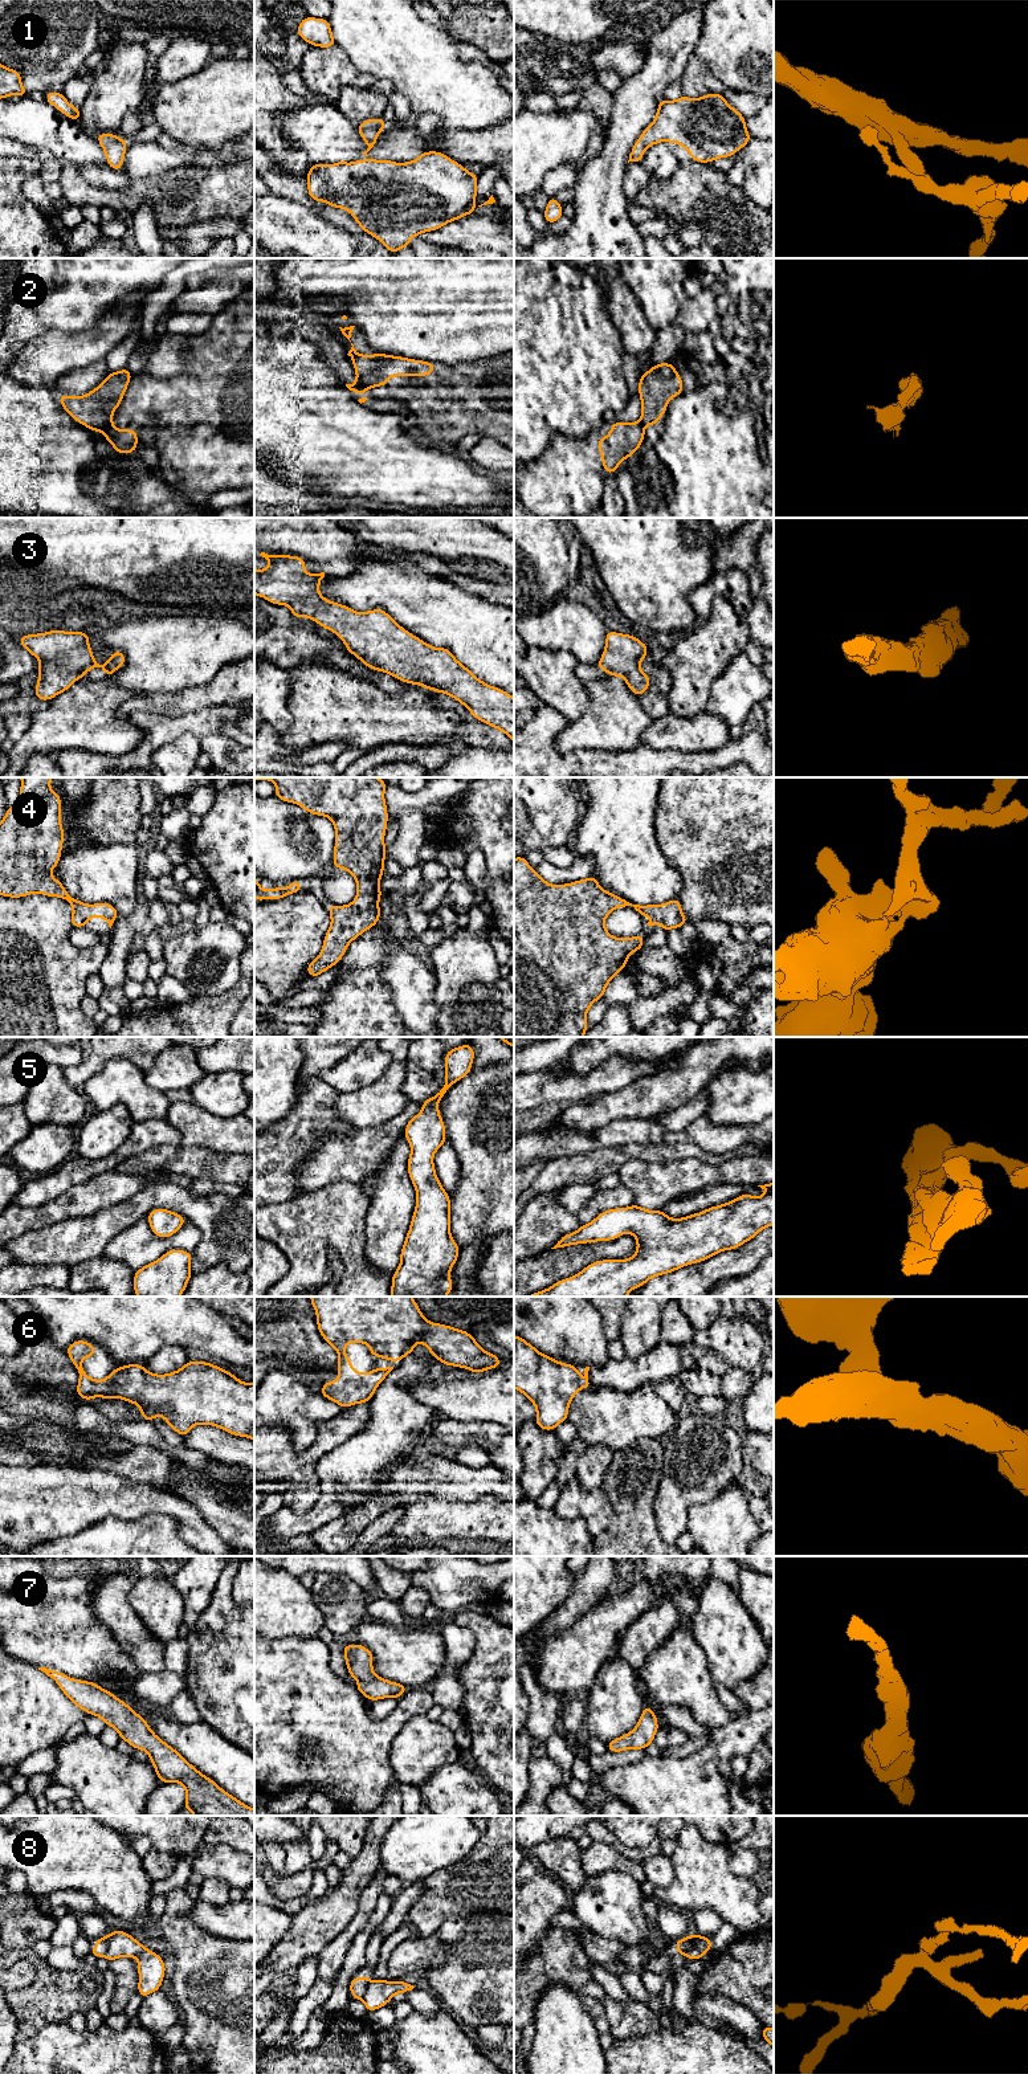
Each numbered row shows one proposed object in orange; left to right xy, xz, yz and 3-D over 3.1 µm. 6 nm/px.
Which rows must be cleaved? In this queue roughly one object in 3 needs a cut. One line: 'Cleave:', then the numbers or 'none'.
Cleave: 2, 8

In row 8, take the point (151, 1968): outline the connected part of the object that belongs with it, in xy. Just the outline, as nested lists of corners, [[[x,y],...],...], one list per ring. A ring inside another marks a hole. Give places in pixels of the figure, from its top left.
[[[122,1930],[111,1931],[106,1939],[107,1948],[105,1957],[109,1961],[123,1956],[138,1959],[138,1993],[143,1999],[160,1989],[166,1973],[166,1964],[162,1956],[147,1950],[142,1943]]]

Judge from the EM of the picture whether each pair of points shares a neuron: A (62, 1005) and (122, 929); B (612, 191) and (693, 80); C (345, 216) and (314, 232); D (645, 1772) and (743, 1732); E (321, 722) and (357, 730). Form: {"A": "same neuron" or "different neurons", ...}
{"A": "different neurons", "B": "different neurons", "C": "different neurons", "D": "same neuron", "E": "same neuron"}

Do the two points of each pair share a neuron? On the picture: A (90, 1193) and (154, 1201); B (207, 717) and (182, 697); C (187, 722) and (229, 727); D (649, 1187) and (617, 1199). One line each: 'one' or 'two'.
A: two
B: two
C: one
D: two

